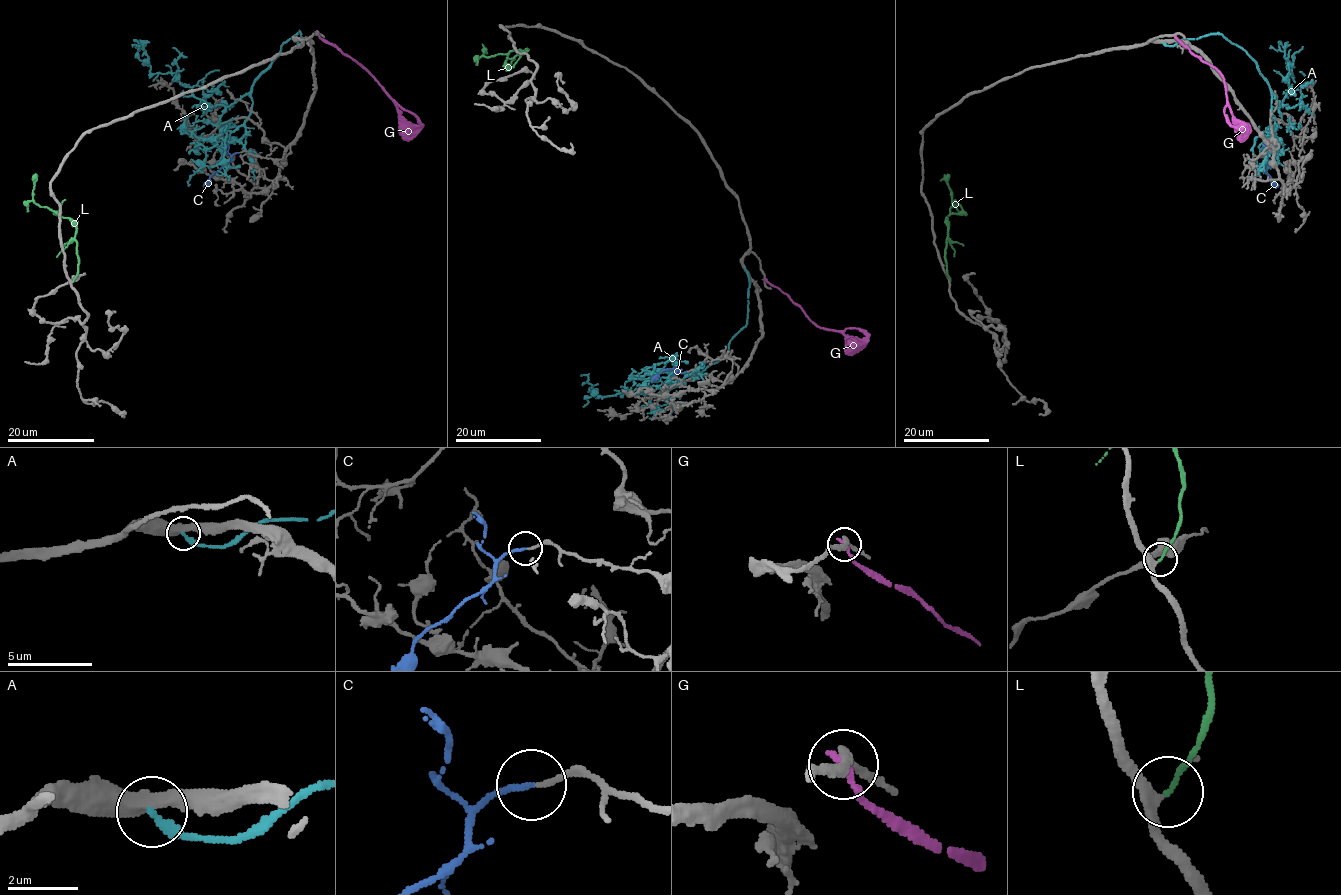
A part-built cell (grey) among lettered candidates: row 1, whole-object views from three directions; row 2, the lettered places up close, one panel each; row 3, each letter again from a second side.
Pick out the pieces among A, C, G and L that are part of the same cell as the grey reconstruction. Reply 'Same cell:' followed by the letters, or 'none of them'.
Same cell: C, L

